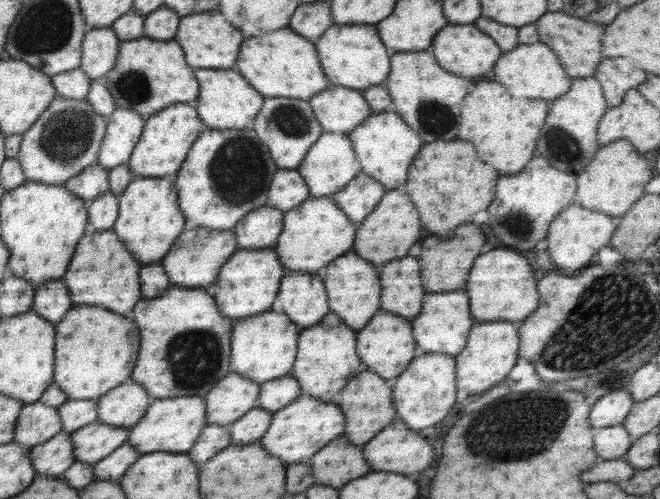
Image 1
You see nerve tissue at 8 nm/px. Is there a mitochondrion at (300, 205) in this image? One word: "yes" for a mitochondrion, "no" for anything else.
no

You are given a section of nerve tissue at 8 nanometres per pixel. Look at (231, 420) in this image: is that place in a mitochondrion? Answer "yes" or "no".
no

